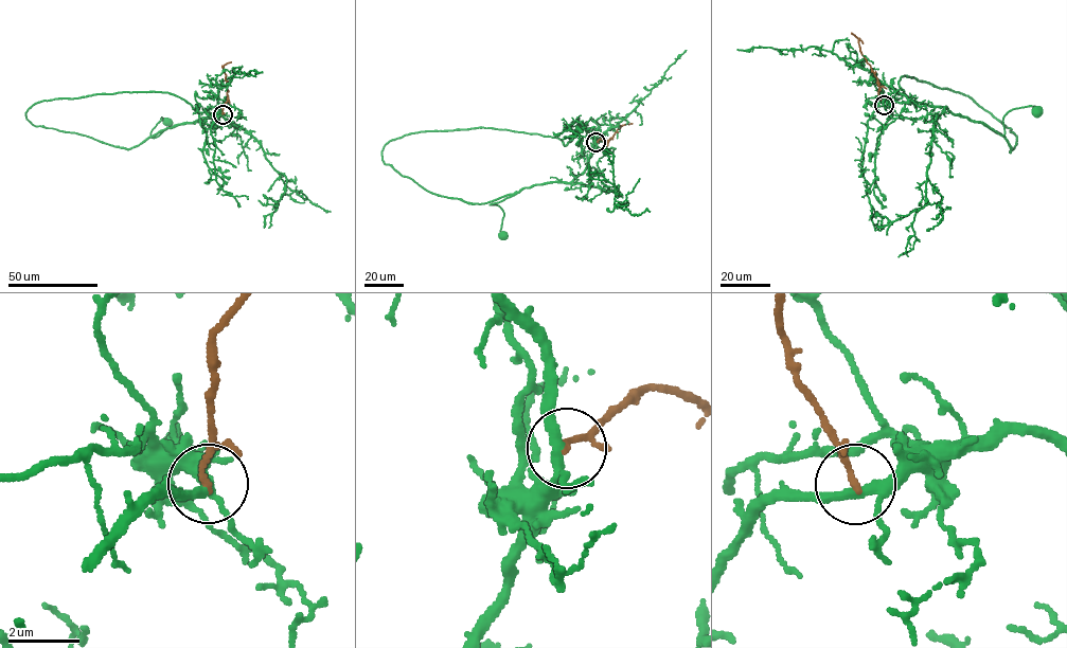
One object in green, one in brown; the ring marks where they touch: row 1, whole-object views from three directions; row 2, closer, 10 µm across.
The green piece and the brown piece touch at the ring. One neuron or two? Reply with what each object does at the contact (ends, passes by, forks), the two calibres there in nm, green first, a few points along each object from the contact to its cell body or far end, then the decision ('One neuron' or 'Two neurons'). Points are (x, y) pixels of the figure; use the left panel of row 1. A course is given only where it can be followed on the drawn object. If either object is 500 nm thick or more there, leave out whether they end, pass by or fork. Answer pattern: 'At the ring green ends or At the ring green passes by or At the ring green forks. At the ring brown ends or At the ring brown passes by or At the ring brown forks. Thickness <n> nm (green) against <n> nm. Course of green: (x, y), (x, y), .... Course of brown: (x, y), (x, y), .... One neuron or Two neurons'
At the ring green forks. At the ring brown ends. Thickness 240 nm (green) against 180 nm. Course of green: (223, 114), (220, 112), (211, 118), (174, 125), (152, 137), (161, 119), (169, 121). Course of brown: (223, 114), (227, 100), (223, 67), (231, 61). Two neurons

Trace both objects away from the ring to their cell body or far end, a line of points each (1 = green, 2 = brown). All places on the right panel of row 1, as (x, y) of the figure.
1: (884, 105), (893, 102), (941, 106), (1003, 134), (1003, 118), (1008, 112), (1029, 106), (1037, 110)
2: (884, 105), (877, 78), (860, 52), (858, 39), (851, 33)

